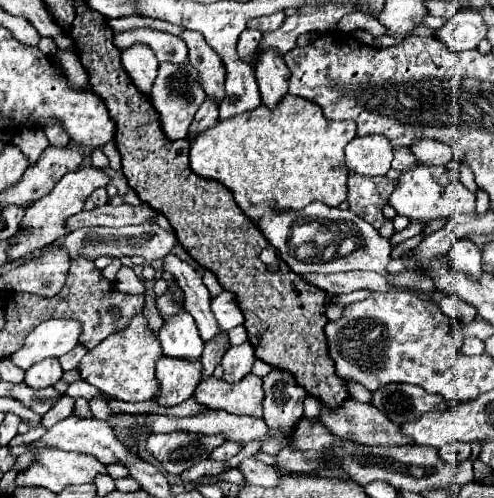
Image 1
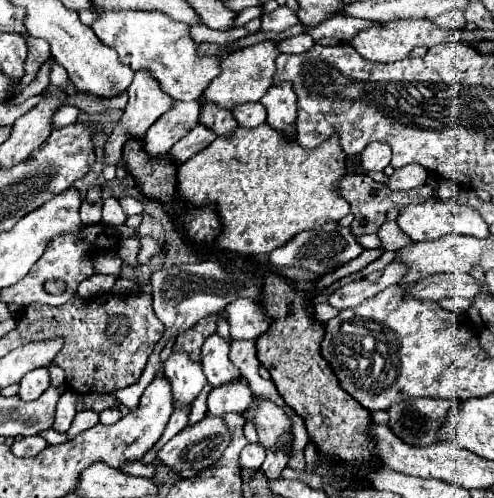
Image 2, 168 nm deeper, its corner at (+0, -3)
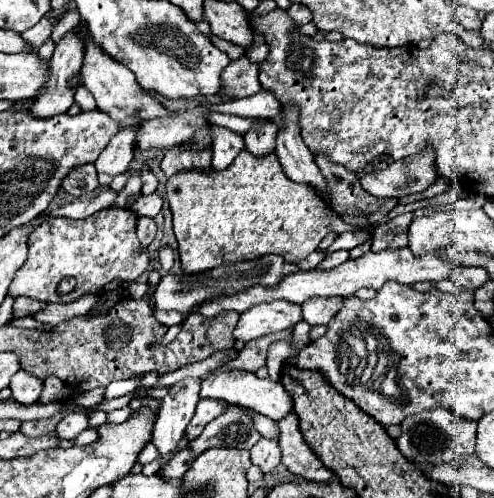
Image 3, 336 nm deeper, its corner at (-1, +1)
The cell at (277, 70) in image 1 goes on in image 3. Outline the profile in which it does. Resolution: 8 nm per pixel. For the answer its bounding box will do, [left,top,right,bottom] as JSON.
[275,106,331,206]

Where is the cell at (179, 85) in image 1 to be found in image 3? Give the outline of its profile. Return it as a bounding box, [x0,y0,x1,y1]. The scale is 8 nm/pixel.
[141,170,157,196]

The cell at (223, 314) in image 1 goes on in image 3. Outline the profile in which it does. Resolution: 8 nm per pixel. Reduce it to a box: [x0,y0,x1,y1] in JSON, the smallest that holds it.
[235,300,303,342]

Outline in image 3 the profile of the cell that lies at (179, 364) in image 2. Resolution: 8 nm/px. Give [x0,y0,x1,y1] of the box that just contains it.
[151,380,201,476]

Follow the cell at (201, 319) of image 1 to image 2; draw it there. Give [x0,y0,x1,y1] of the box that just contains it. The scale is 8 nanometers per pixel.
[200,332,240,386]

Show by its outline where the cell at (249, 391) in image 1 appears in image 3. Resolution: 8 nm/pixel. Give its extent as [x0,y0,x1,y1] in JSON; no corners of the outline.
[277,416,333,482]

